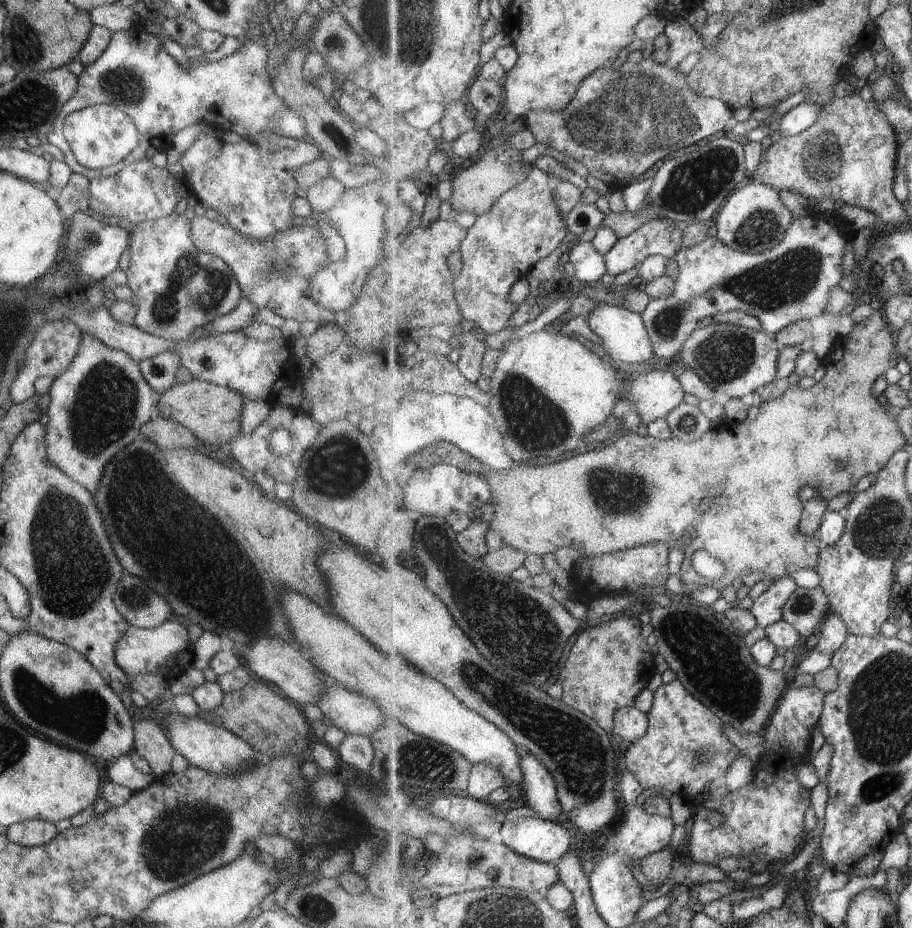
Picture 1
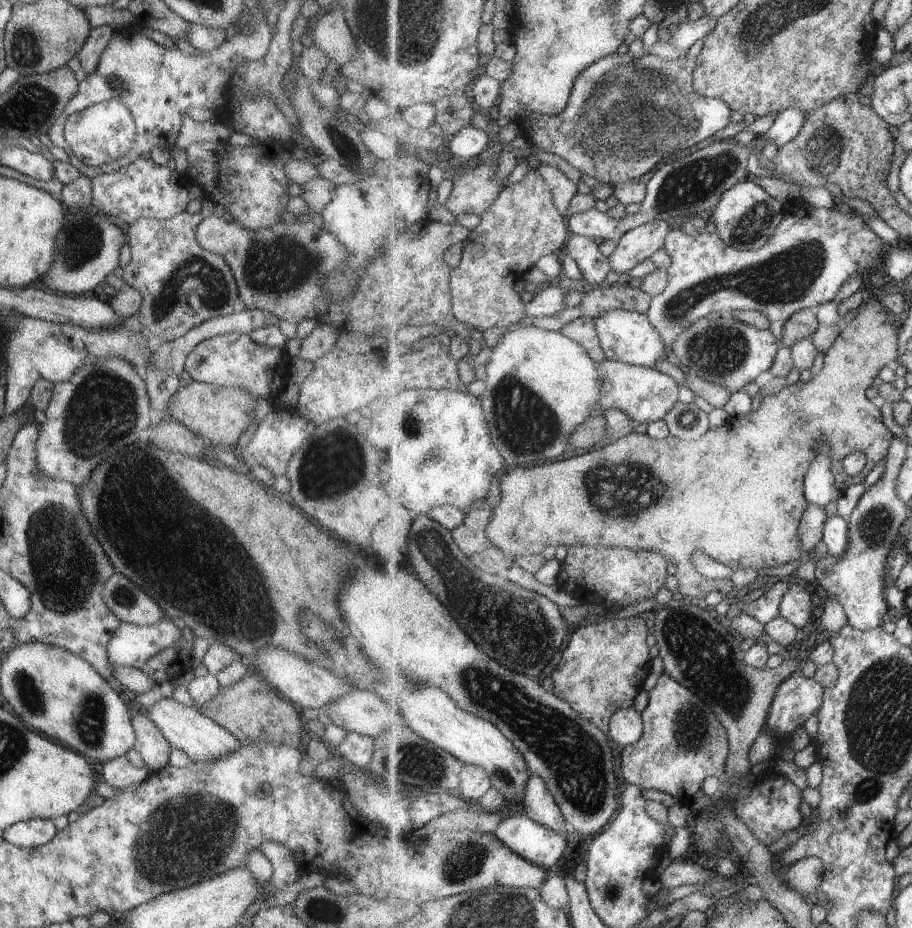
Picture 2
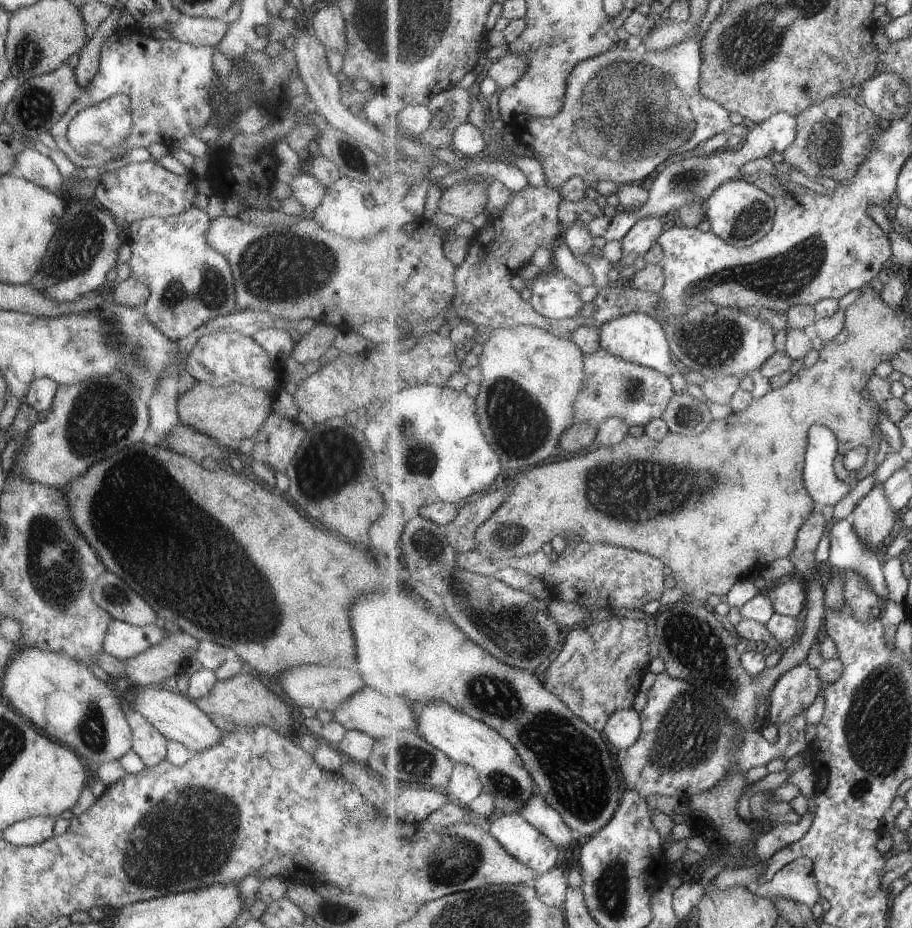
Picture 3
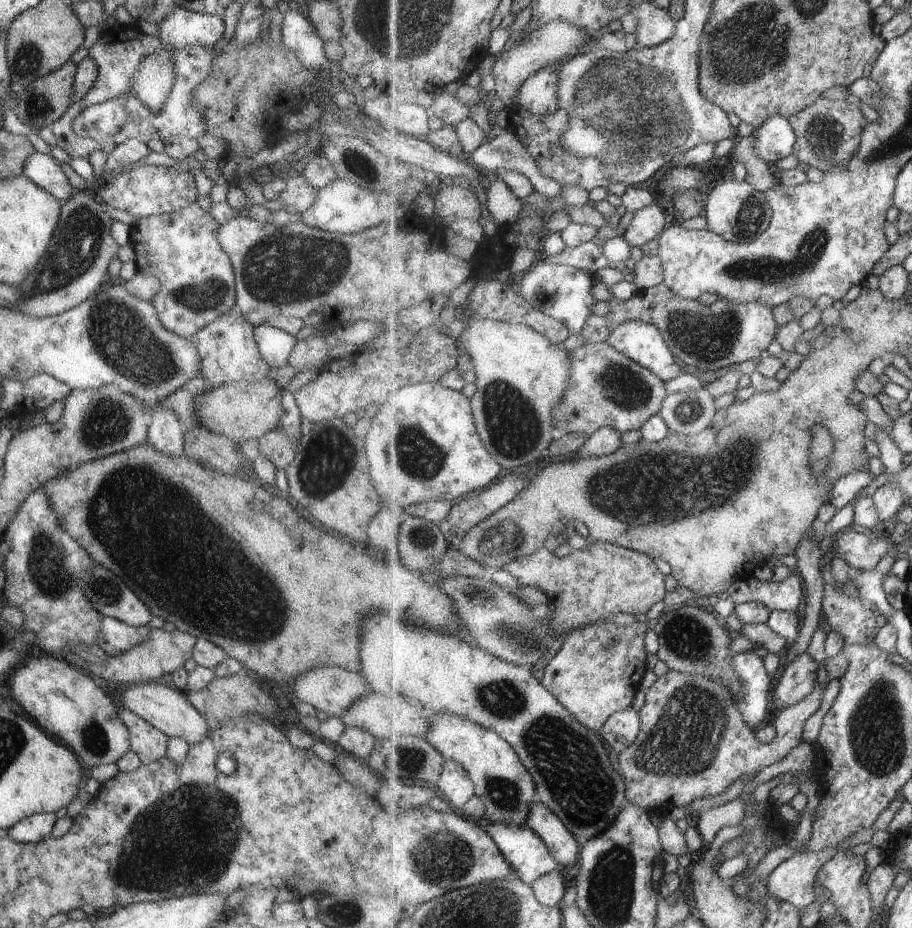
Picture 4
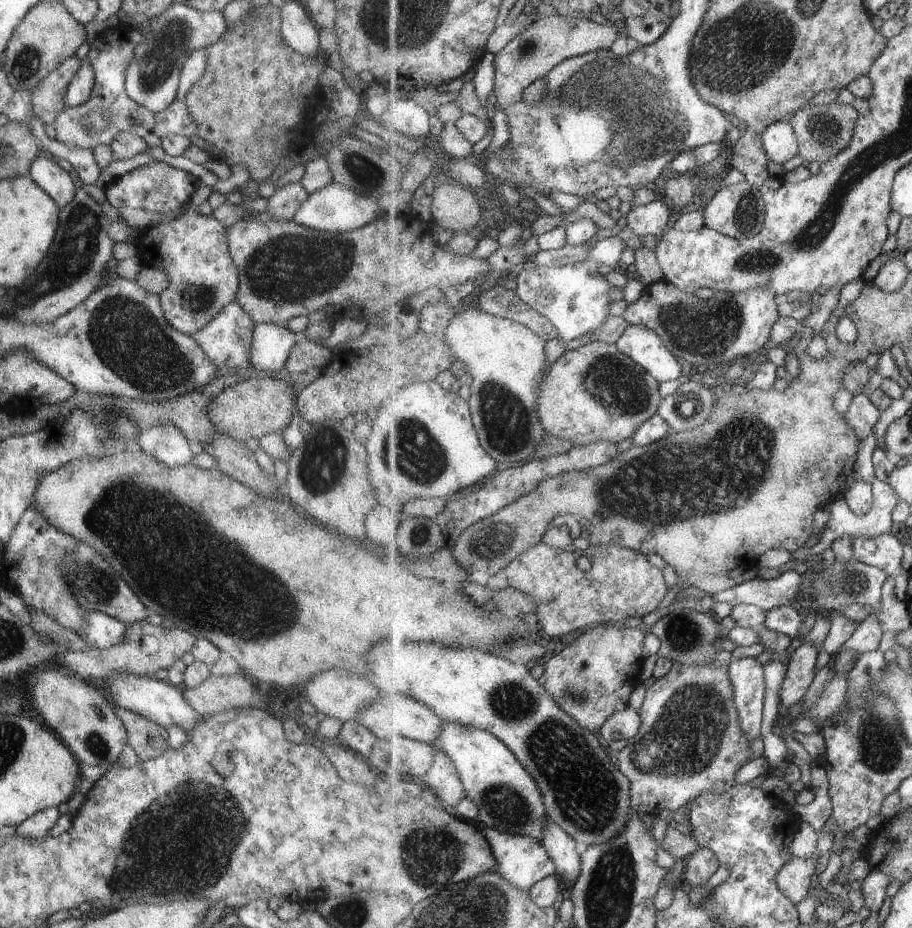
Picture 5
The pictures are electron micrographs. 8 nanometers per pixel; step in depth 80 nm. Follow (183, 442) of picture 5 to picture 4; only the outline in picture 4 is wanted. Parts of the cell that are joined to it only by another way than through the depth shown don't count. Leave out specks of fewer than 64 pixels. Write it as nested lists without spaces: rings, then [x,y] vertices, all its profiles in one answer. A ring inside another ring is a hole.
[[[157,405],[146,407],[146,412],[150,421],[146,426],[145,444],[164,455],[183,455],[182,434],[187,429],[186,424],[169,409],[162,409]]]

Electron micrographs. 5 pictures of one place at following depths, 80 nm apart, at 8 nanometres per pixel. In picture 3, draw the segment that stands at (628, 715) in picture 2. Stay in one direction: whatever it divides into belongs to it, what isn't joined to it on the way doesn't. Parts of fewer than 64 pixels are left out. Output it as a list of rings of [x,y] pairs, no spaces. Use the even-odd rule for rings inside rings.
[[[635,708],[614,712],[602,732],[617,750],[628,749],[639,740],[642,733],[640,712]]]

